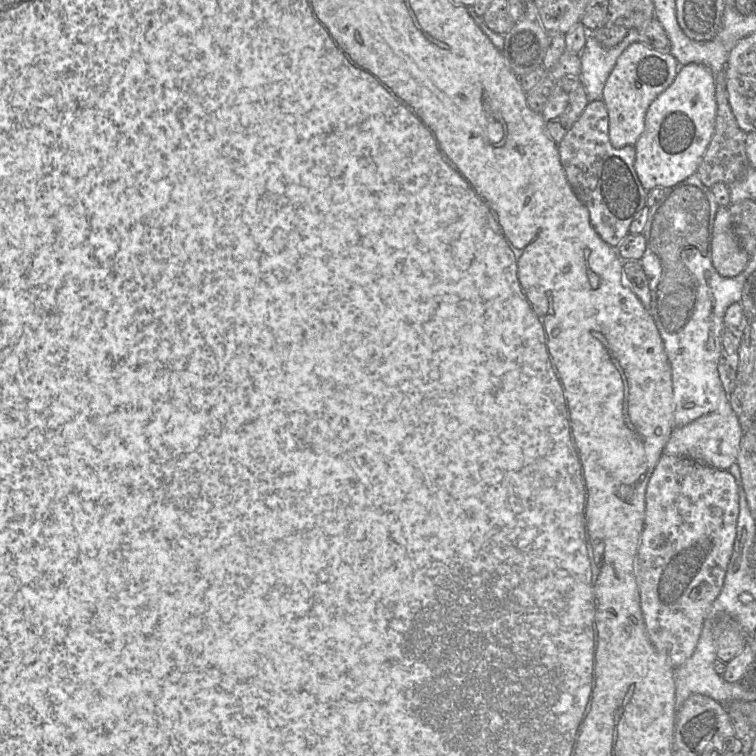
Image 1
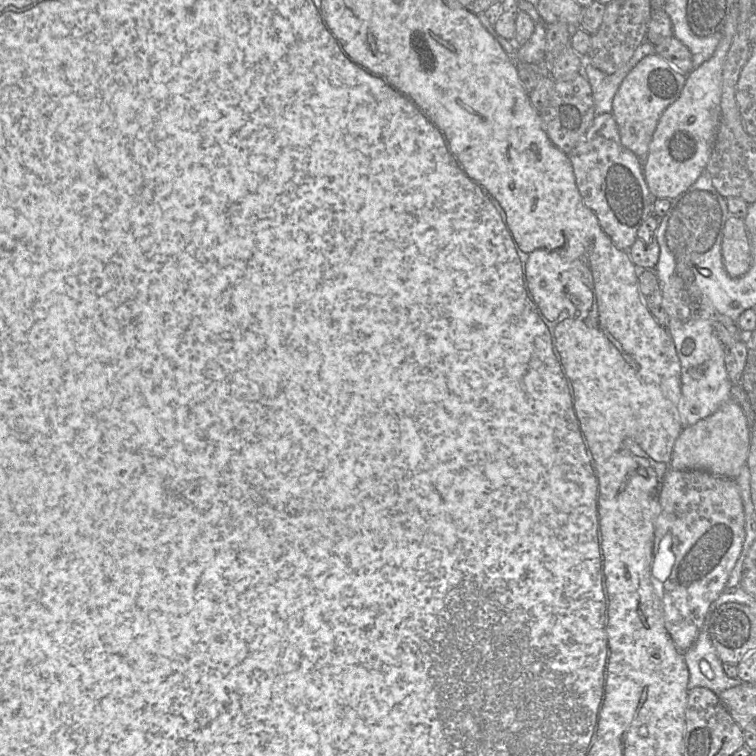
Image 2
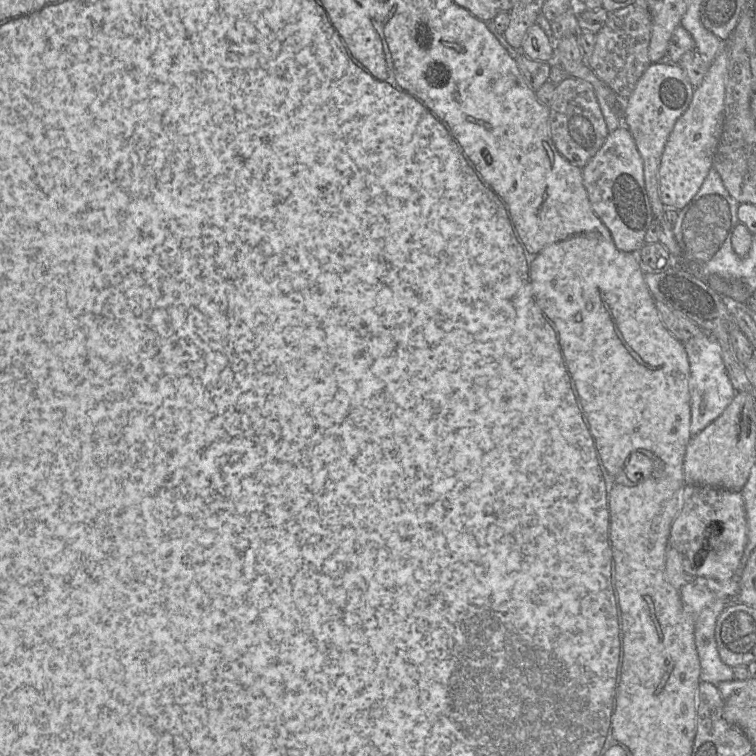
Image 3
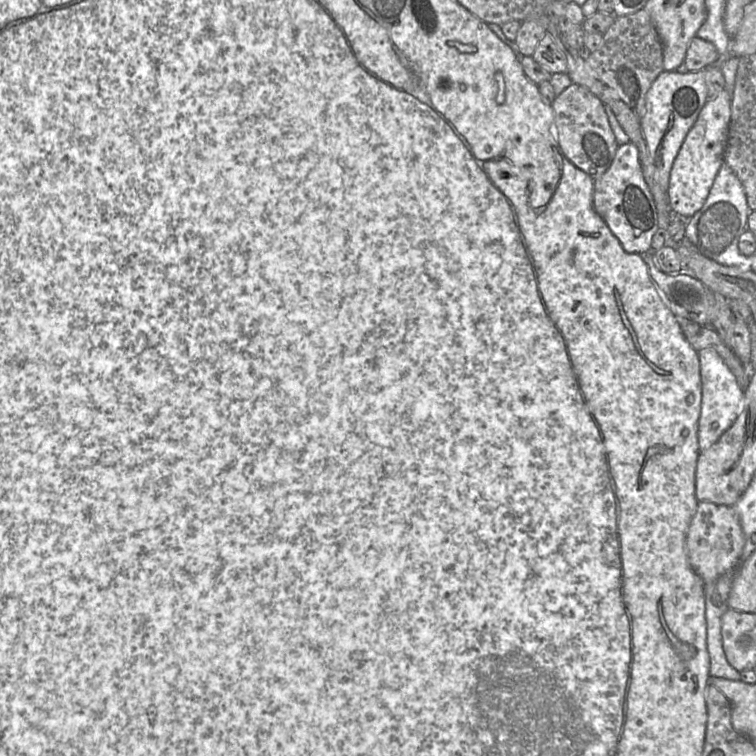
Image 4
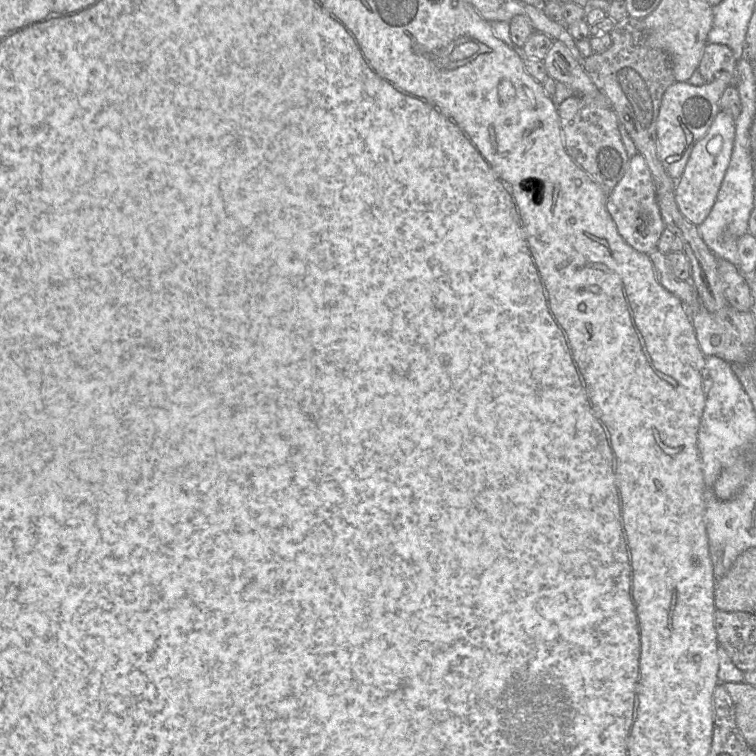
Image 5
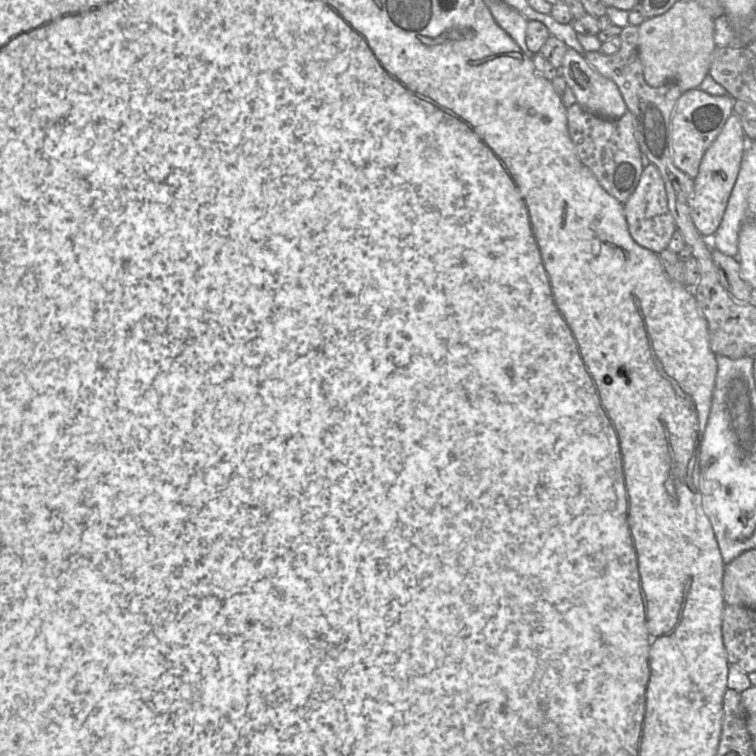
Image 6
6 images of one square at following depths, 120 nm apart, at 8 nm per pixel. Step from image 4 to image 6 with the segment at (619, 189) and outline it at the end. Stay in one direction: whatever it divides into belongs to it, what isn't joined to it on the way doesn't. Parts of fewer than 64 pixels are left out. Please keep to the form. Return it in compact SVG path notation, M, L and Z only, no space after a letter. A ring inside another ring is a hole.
M644 164L638 186L623 203L623 212L628 232L635 243L654 254L667 250L677 227L668 207L664 181L654 165Z

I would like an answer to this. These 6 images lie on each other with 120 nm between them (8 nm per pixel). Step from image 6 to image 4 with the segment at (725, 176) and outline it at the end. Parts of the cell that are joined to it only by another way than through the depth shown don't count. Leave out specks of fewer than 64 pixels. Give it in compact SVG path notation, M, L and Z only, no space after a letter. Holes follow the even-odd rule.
M726 89L715 99L707 100L674 160L667 195L672 211L682 218L689 219L702 208L715 177L724 164L724 150L731 116L730 103L731 94Z

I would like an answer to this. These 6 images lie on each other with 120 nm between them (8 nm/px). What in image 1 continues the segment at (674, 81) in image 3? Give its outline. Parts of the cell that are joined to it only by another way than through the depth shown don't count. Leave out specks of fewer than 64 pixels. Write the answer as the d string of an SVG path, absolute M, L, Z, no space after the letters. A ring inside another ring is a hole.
M637 41L618 57L605 86L602 101L609 117L609 140L613 147L634 146L645 127L645 115L653 100L675 80L680 68L671 53L662 53Z

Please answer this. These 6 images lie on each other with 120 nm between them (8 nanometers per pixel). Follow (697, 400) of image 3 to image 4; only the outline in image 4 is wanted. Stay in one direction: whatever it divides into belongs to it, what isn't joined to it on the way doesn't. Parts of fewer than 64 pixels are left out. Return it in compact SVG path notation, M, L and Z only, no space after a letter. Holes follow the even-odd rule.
M714 350L698 351L701 377L701 409L698 422L698 444L700 452L718 441L721 435L733 424L743 403L743 388L723 359Z

